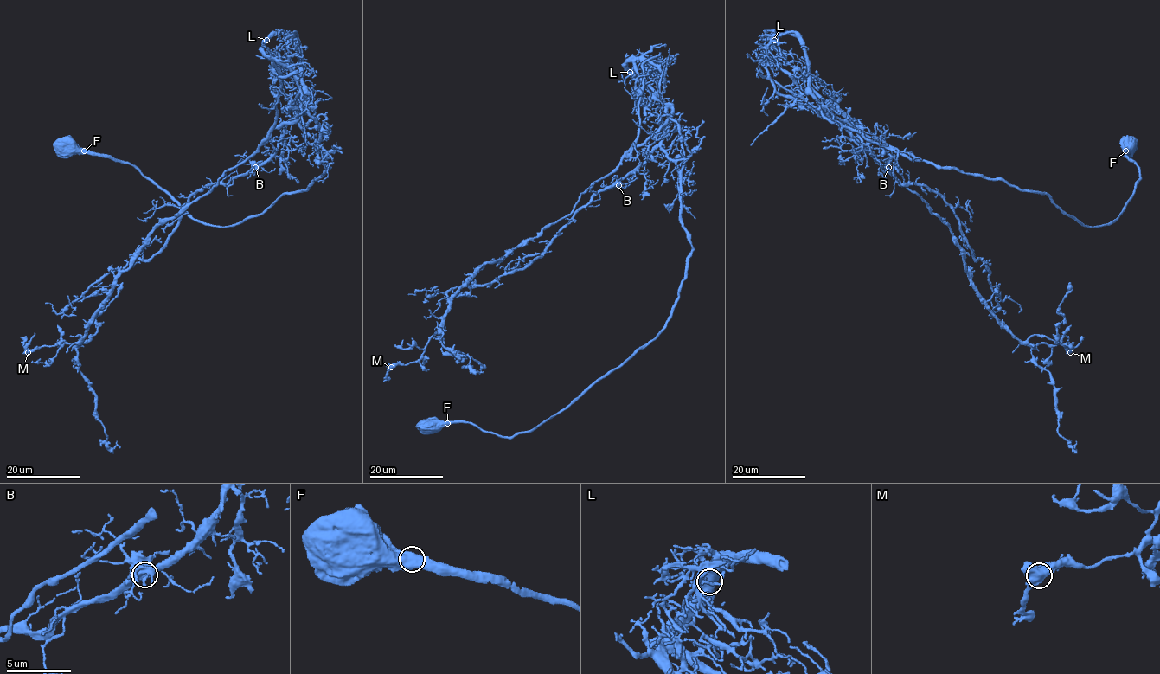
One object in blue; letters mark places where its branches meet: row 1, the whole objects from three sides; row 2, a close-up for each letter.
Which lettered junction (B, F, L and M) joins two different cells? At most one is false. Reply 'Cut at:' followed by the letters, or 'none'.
Cut at: none

